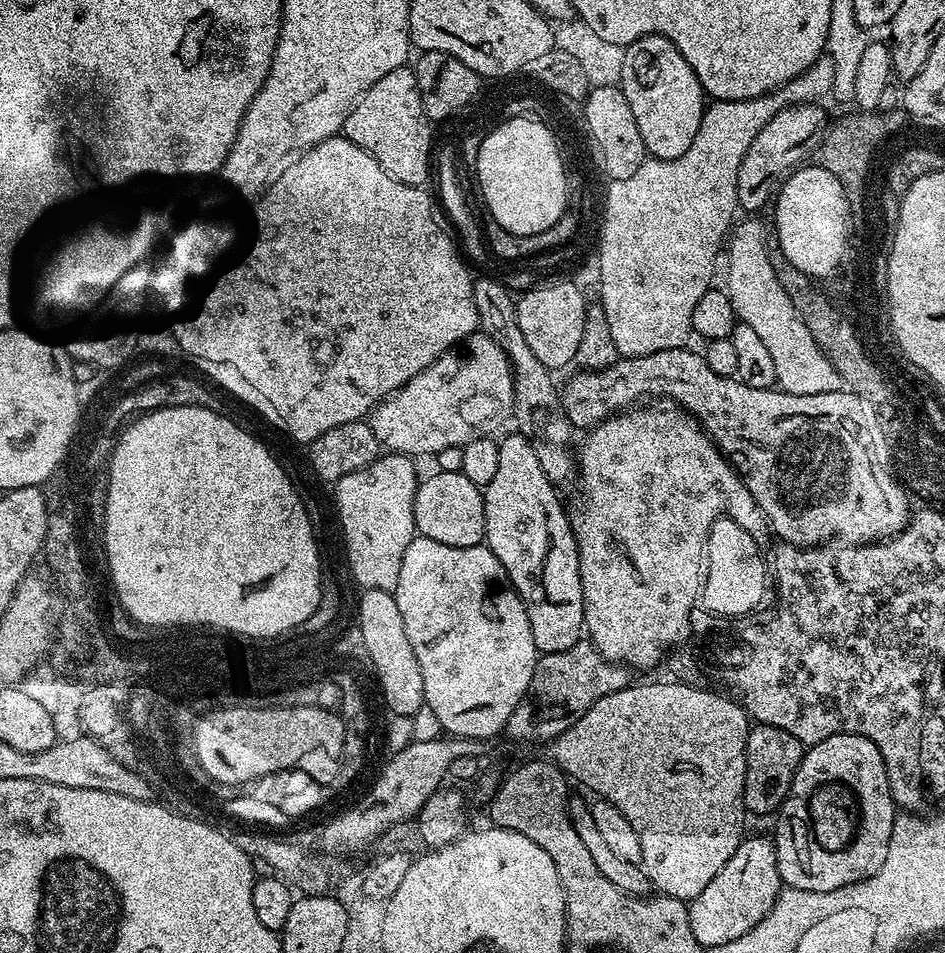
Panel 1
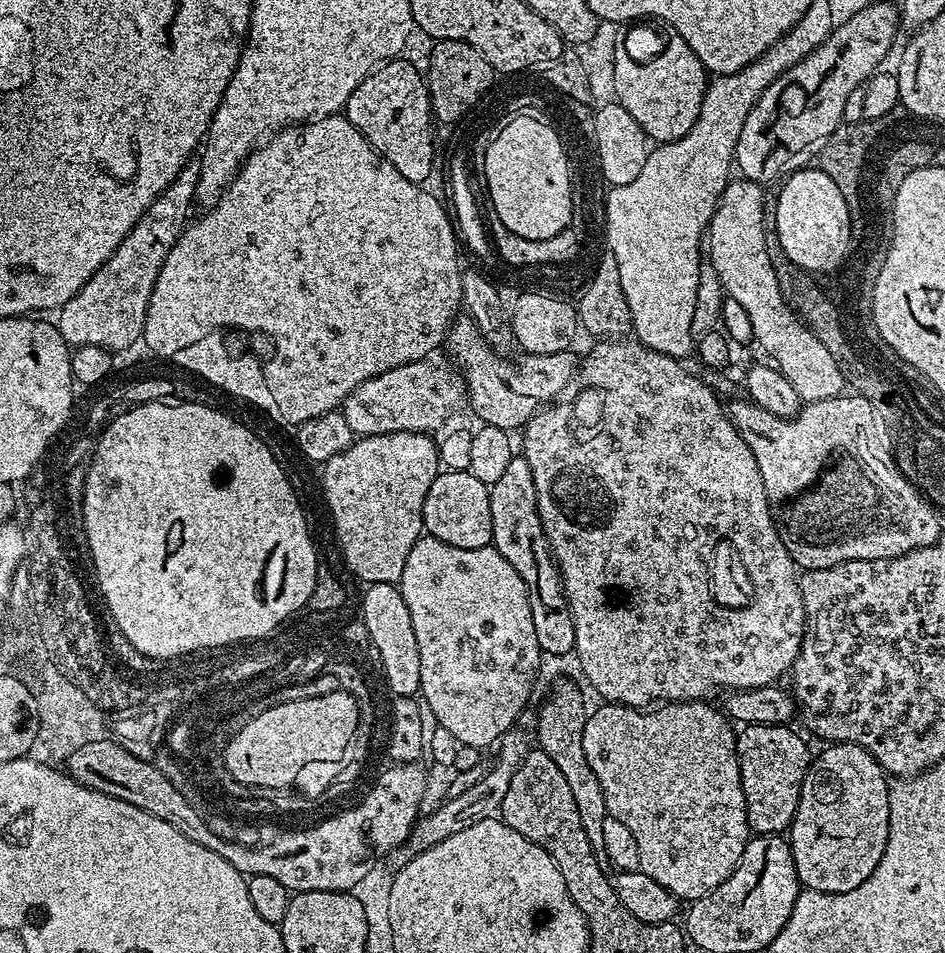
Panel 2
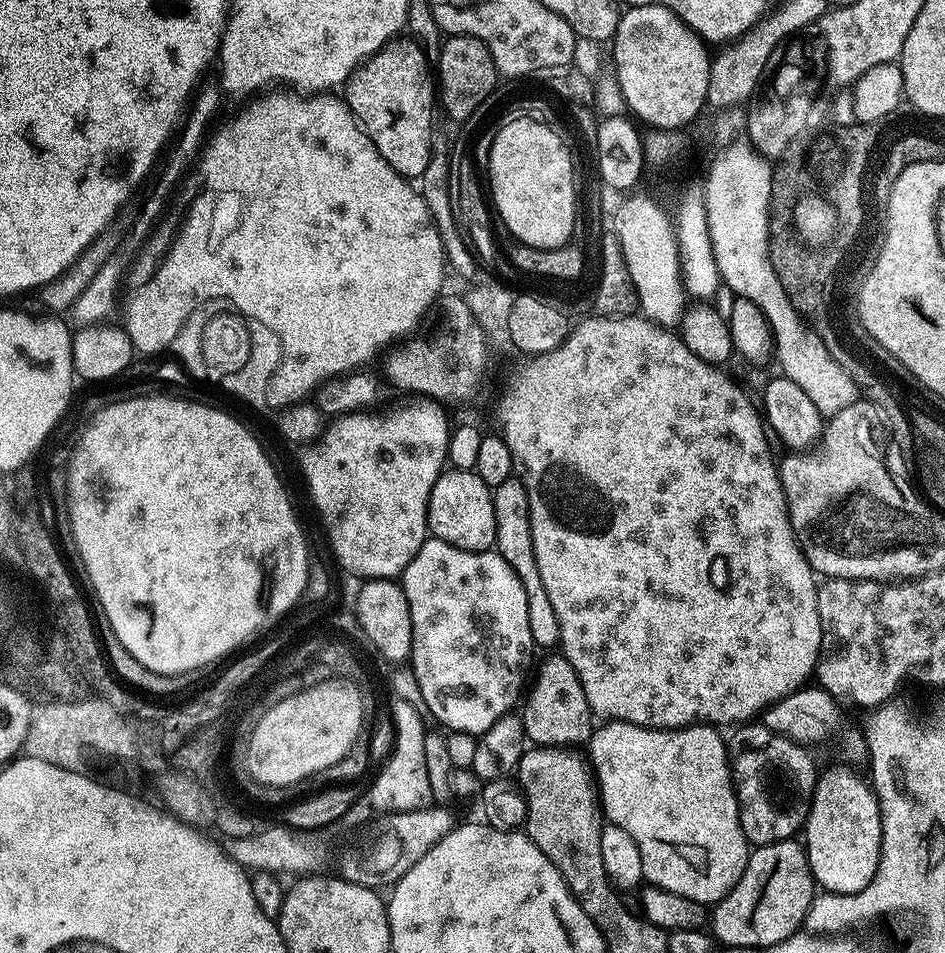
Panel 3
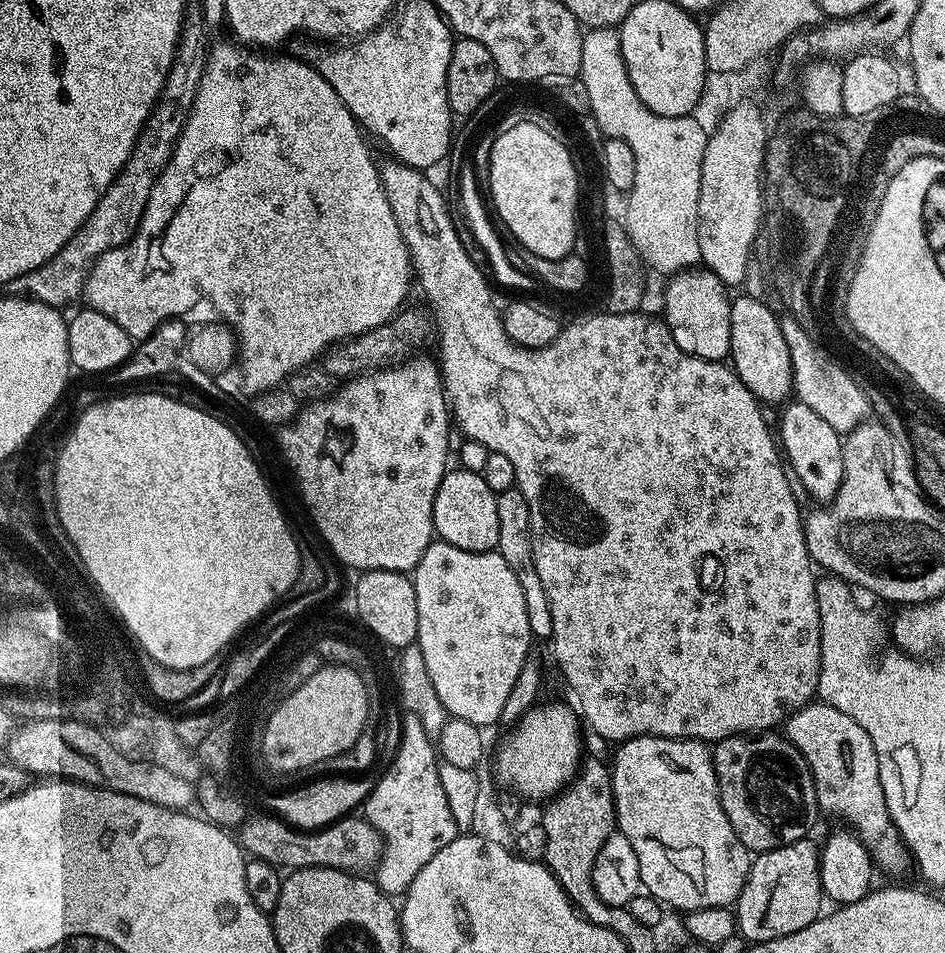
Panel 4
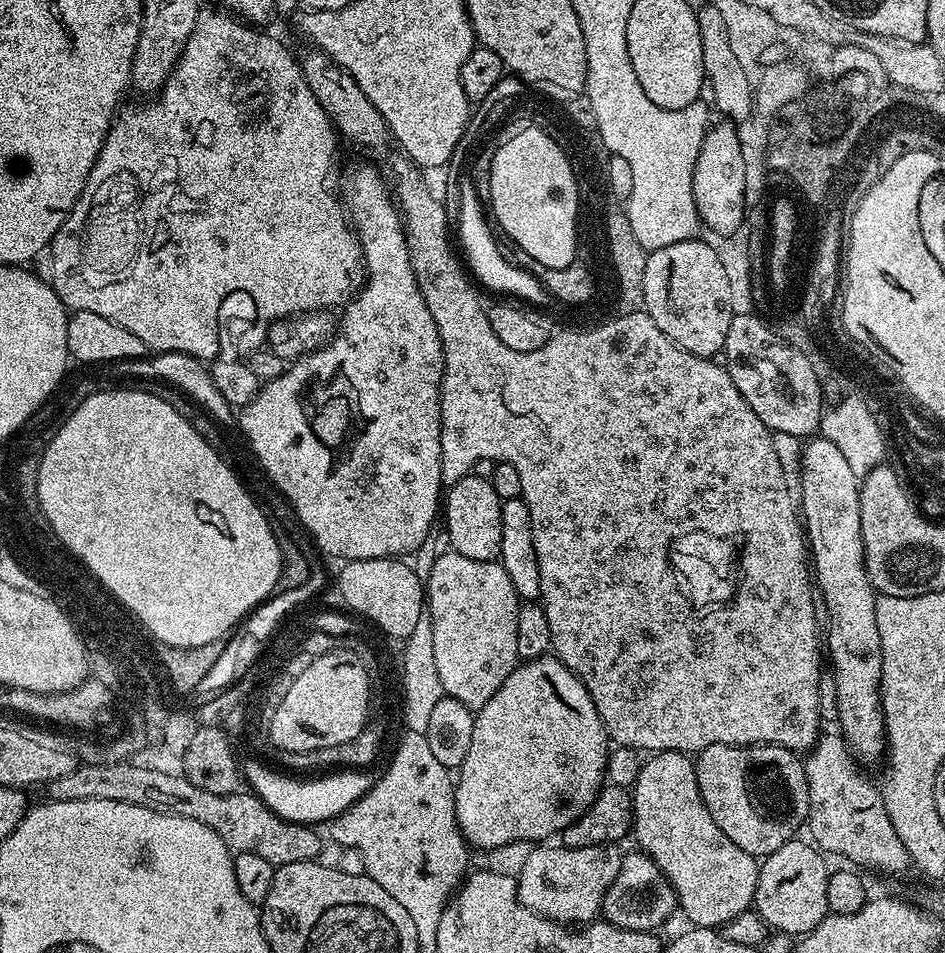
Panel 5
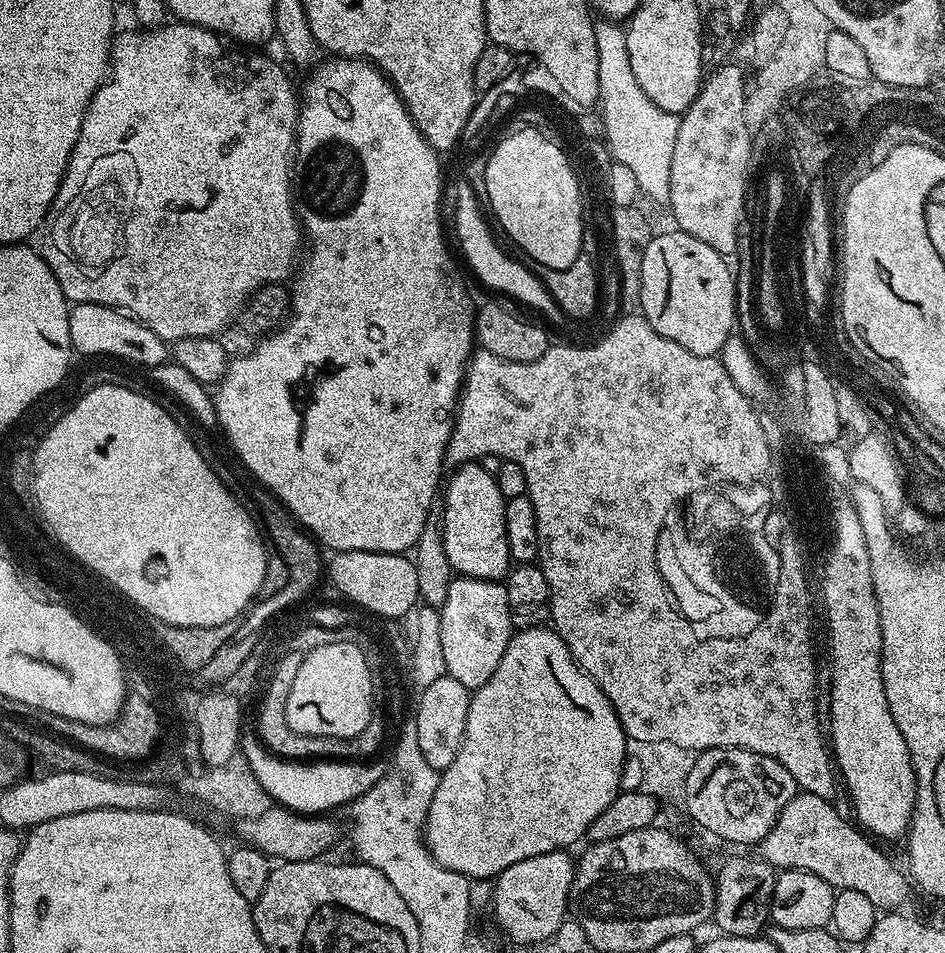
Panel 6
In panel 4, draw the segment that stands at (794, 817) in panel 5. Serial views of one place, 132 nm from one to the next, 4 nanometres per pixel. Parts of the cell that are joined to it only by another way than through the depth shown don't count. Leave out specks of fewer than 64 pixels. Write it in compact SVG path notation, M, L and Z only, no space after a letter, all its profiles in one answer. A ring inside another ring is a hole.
M769 730L715 741L711 749L722 810L749 853L768 852L809 835L818 817L815 784L802 753L783 735Z

